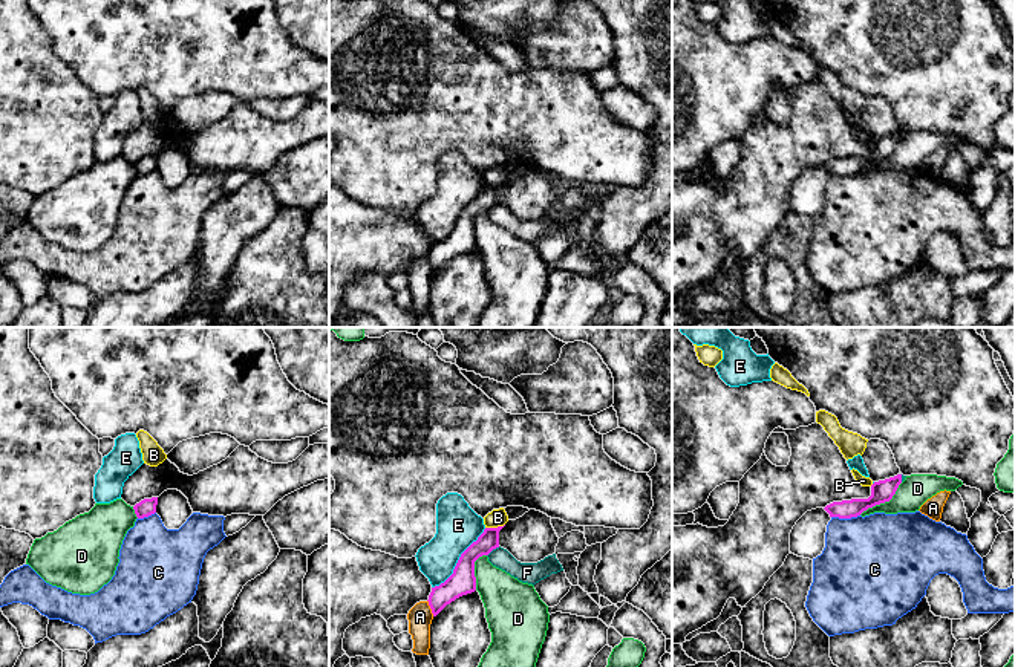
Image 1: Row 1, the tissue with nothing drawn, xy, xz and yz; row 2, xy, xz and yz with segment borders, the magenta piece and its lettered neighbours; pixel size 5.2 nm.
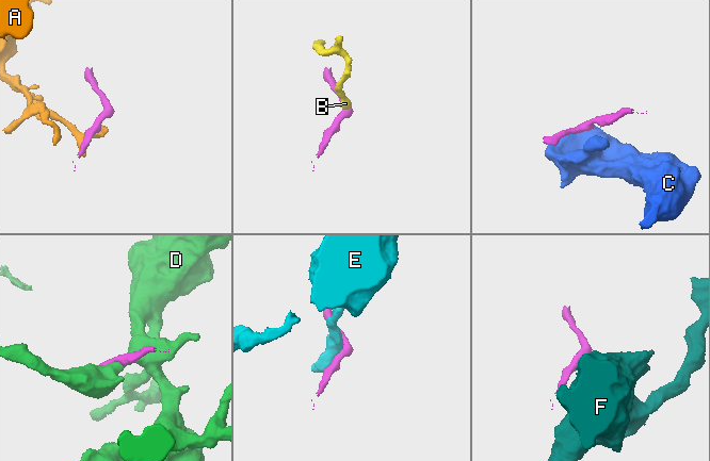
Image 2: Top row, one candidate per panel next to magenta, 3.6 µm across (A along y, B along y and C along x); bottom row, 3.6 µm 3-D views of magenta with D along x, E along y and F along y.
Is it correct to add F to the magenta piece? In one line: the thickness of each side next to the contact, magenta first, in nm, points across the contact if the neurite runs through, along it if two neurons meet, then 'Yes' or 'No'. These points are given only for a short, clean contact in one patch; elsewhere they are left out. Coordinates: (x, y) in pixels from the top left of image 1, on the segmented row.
Thickness 140 nm (magenta) against 110 nm. Boundary: xz (499, 546), (487, 556). No

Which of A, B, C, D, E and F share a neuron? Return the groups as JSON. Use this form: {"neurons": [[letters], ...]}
{"neurons": [["A"], ["B"], ["C"], ["D"], ["E"], ["F"]]}

